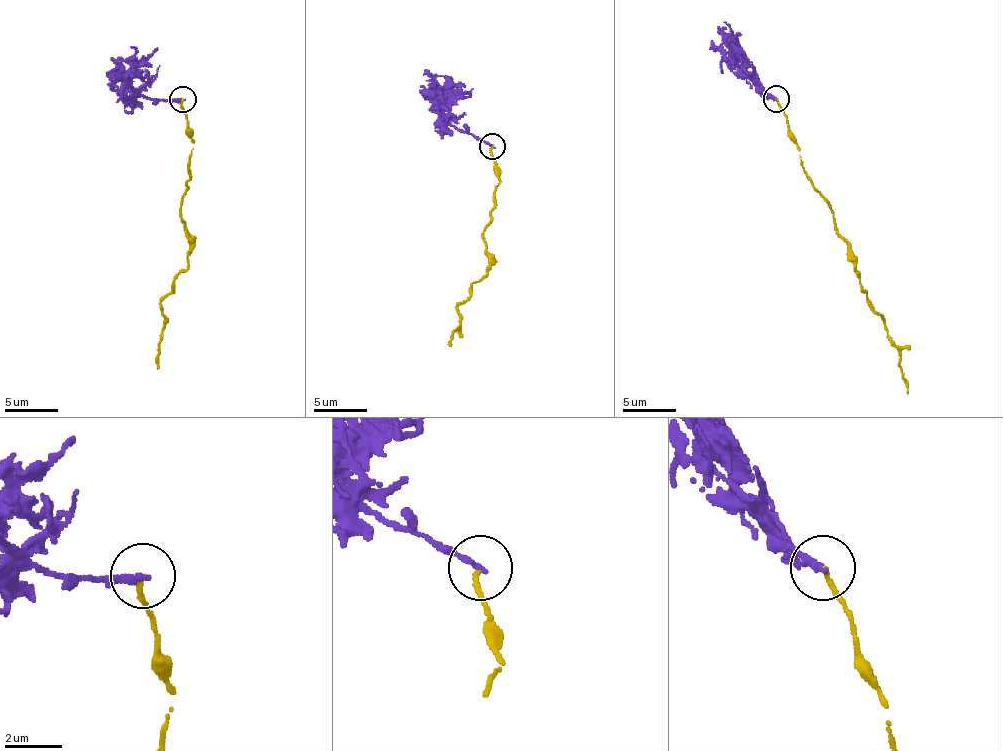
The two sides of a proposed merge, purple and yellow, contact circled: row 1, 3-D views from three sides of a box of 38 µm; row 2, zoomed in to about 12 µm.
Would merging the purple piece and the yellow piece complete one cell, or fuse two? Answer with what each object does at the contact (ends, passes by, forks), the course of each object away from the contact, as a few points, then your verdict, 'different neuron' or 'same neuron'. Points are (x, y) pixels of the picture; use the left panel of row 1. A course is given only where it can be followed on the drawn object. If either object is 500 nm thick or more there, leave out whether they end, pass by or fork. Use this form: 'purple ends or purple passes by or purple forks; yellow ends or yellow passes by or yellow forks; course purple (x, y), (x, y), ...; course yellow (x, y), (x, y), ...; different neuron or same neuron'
purple ends; yellow ends; course purple (182, 99), (149, 100), (127, 85), (132, 61), (110, 57); course yellow (182, 99), (193, 143), (181, 200), (181, 220), (190, 252), (188, 268), (162, 301), (165, 324), (158, 368); different neuron

